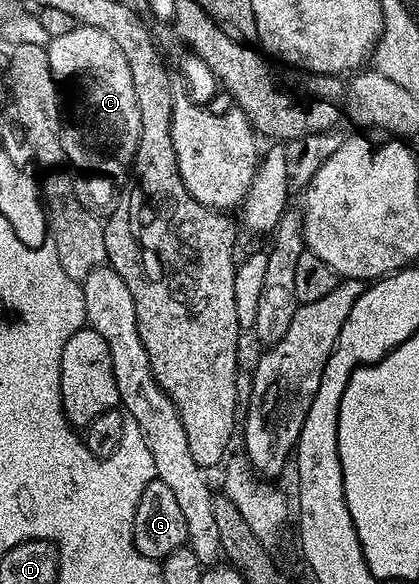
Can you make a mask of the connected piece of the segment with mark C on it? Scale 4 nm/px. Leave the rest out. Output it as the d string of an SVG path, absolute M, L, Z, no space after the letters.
M79 25L71 33L66 33L64 37L55 37L50 39L47 44L49 60L51 61L51 73L58 84L65 85L70 83L73 91L77 94L77 108L73 111L73 120L66 122L63 127L63 138L65 140L65 157L71 164L82 167L85 171L98 171L101 175L121 175L124 171L128 172L133 166L133 159L137 156L137 146L139 145L139 133L141 132L141 122L139 121L139 101L135 101L135 85L131 85L131 65L127 65L127 57L123 57L123 49L119 49L119 45L115 45L115 41L111 41L111 37L107 37L107 33L103 33L94 27L86 27Z

